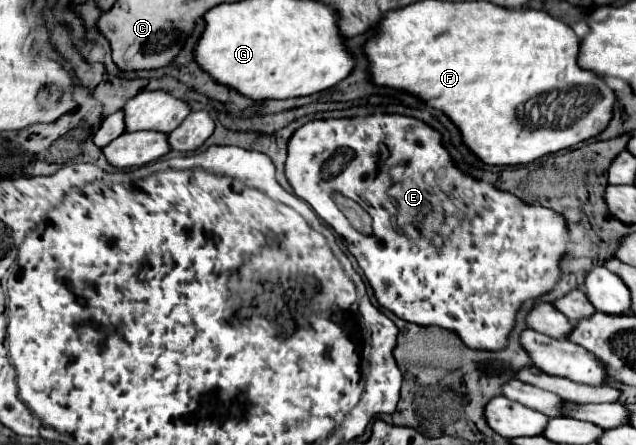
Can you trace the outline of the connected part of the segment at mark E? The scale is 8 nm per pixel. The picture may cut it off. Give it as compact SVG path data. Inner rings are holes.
M370 114L370 116L356 116L356 118L310 120L304 126L300 126L290 136L290 140L288 140L288 158L286 158L286 164L284 164L284 174L286 174L288 182L290 182L290 186L294 188L294 194L298 198L306 200L312 206L312 210L346 240L344 244L346 244L348 252L356 256L360 268L364 270L364 276L368 278L370 286L374 288L374 294L376 294L380 306L388 308L390 312L394 312L398 318L402 318L406 322L414 322L414 324L420 324L420 326L440 326L440 328L446 328L450 332L456 332L460 336L460 340L468 348L474 348L474 350L504 350L508 346L510 332L512 332L512 328L516 324L516 314L522 308L522 304L526 300L538 298L538 296L542 296L542 294L558 288L558 284L562 280L560 262L568 254L568 242L570 242L568 224L566 224L564 214L558 214L556 210L552 210L548 206L542 206L542 204L526 204L524 200L520 200L512 192L504 192L504 190L496 188L490 182L472 178L470 174L462 172L452 162L452 156L448 154L448 150L442 146L442 134L438 130L430 128L422 120L416 120L416 118L410 118L410 116L402 116L402 114ZM334 190L336 192L342 192L344 196L348 196L352 200L356 200L372 216L374 230L372 230L370 236L368 234L362 234L362 232L358 232L356 228L350 226L350 222L346 220L346 216L338 210L338 206L332 200L332 192ZM456 198L464 204L462 206L462 218L452 218L452 210L448 212L448 210L442 210L440 208L440 204L444 200L450 202L450 200L456 200ZM434 228L440 228L440 238L422 238L424 232L430 232Z

